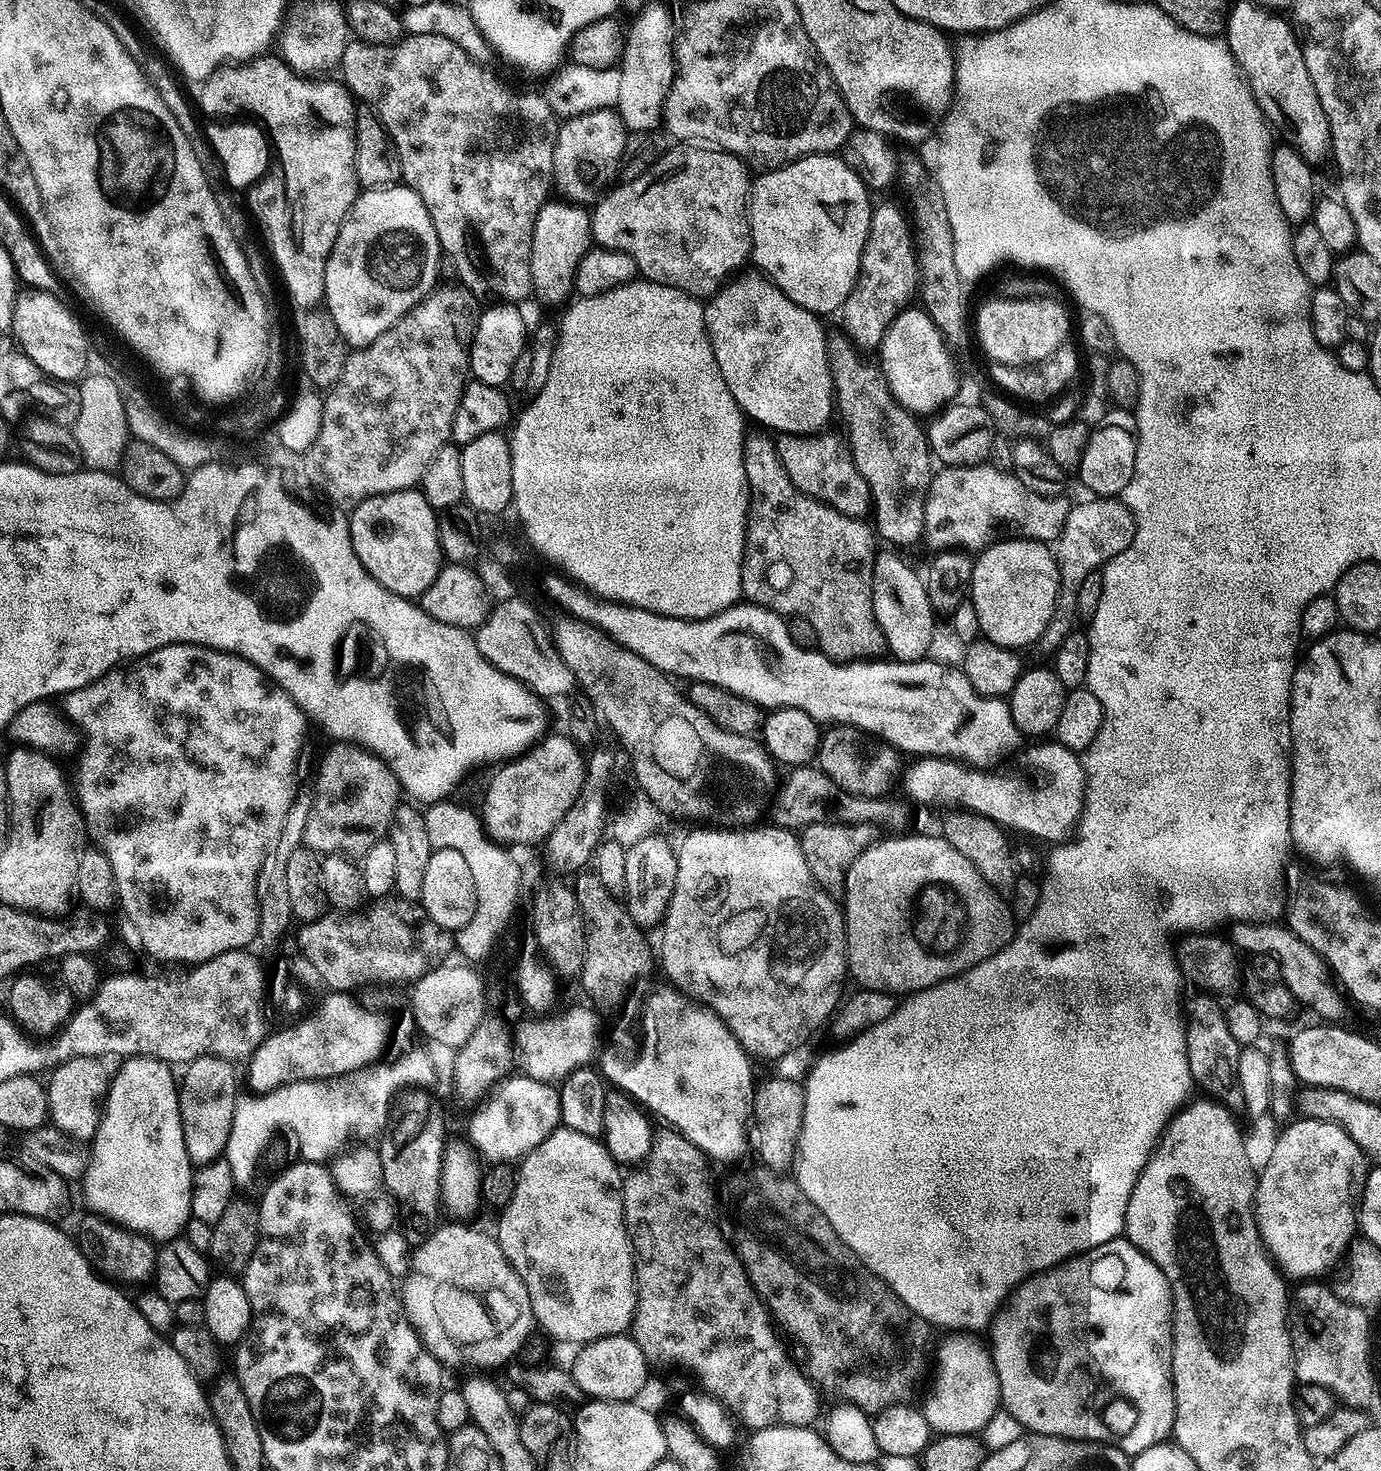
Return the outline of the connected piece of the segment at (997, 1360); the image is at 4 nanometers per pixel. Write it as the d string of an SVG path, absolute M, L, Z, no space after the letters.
M1127 1238L1094 1246L1021 1280L996 1309L991 1332L990 1351L998 1374L1000 1403L1021 1429L1037 1436L1110 1443L1129 1454L1163 1444L1173 1435L1176 1387L1172 1384L1172 1287L1161 1268Z

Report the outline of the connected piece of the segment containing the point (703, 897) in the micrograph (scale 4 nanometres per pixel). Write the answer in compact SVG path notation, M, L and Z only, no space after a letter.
M700 826L685 838L676 848L678 874L674 882L674 894L670 898L670 906L666 910L660 932L660 948L658 944L658 964L664 967L668 975L667 983L693 1000L709 1007L719 1014L722 1022L738 1038L749 1057L761 1056L764 1060L772 1060L775 1056L784 1056L792 1048L792 1043L799 1038L800 1032L808 1036L819 1024L827 1025L835 1013L844 988L844 976L849 975L848 947L844 937L844 913L841 905L836 904L831 895L820 887L818 881L810 874L810 866L806 866L806 858L802 854L800 837L793 829L771 826L753 826L739 830L721 830L715 826Z

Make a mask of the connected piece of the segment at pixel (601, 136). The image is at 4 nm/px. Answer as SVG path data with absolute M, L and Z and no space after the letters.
M611 108L578 114L563 121L556 129L552 188L560 191L564 195L561 197L567 203L577 206L595 205L609 191L617 175L620 155L628 133L629 129L625 128L620 113Z

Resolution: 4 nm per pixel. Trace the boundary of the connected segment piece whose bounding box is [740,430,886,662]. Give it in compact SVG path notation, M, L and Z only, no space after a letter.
M749 431L744 438L744 465L746 466L746 482L748 483L748 525L744 531L744 561L742 562L742 582L740 591L745 601L757 604L763 608L768 608L771 612L779 612L785 618L801 616L814 626L816 631L816 643L819 651L837 662L867 662L883 657L886 652L884 635L874 618L874 602L872 601L872 571L874 562L878 555L878 536L873 525L867 519L859 516L847 516L838 510L834 510L830 505L816 500L812 496L807 496L794 482L790 482L790 474L782 466L778 458L776 441L767 431Z

